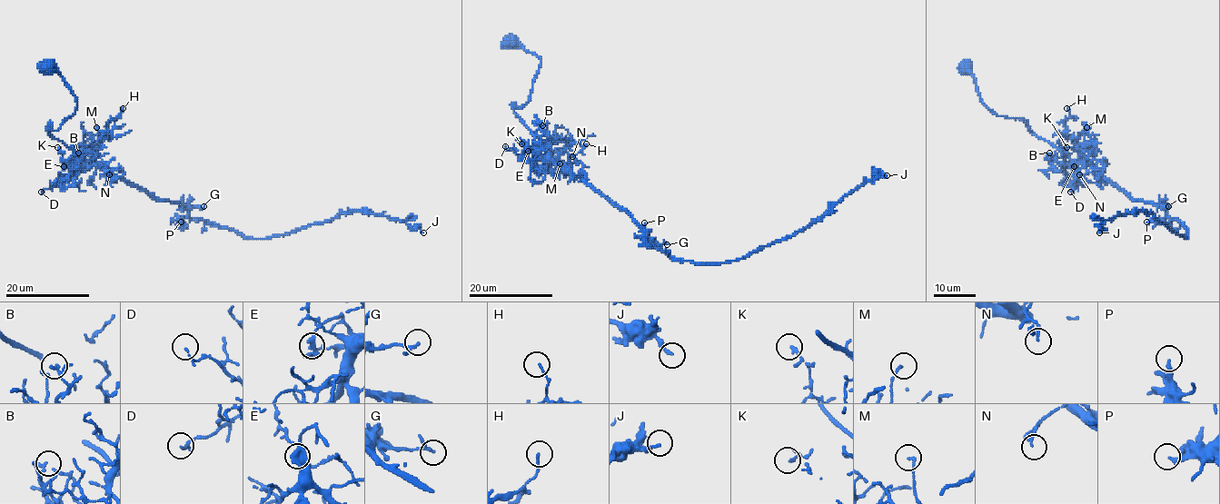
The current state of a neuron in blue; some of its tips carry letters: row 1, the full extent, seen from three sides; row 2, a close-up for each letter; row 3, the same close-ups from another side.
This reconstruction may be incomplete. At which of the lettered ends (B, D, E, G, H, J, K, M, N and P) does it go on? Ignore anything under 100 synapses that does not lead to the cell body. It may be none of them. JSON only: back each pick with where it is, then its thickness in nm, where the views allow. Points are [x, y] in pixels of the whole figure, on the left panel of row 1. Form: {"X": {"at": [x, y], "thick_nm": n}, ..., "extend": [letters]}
{"extend": []}

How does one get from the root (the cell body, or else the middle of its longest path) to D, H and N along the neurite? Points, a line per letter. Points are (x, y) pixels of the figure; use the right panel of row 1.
D: (966, 67), (986, 106), (998, 115), (1022, 120), (1031, 132), (1069, 158), (1085, 180), (1070, 192)
H: (966, 67), (986, 106), (998, 115), (1022, 120), (1031, 132), (1079, 161), (1066, 130), (1066, 108)
N: (966, 67), (981, 102), (996, 114), (1022, 120), (1072, 161), (1092, 165), (1085, 165), (1079, 174)

